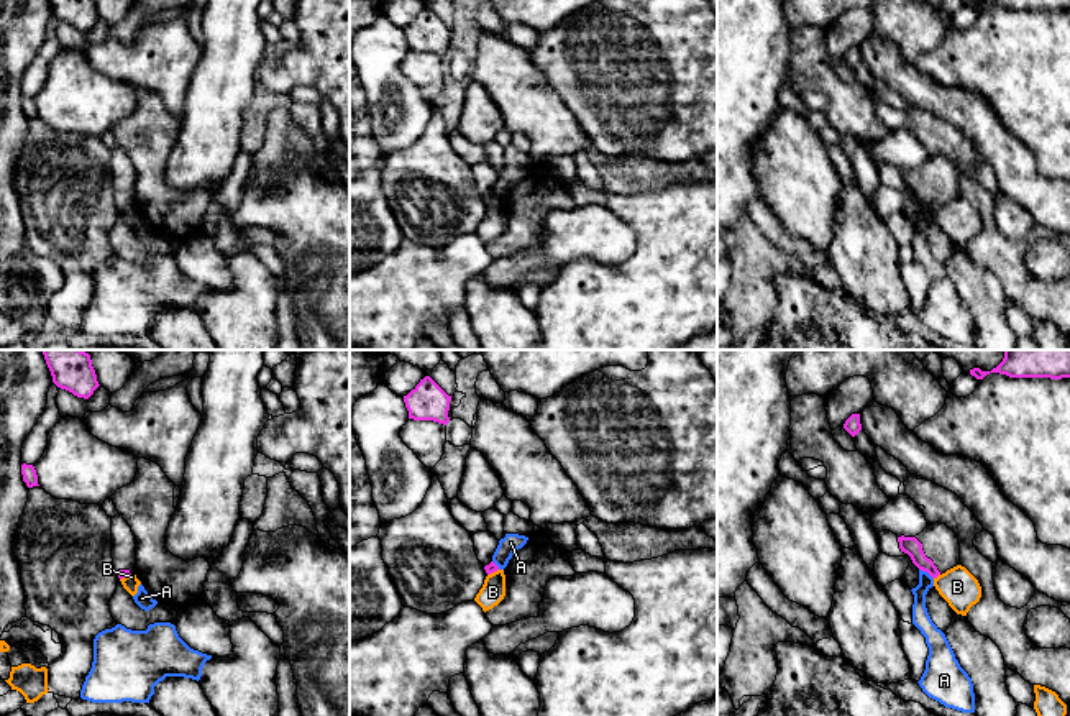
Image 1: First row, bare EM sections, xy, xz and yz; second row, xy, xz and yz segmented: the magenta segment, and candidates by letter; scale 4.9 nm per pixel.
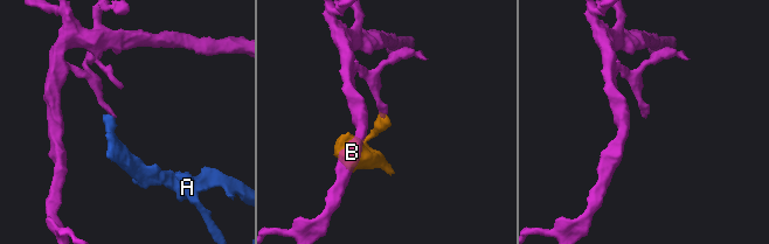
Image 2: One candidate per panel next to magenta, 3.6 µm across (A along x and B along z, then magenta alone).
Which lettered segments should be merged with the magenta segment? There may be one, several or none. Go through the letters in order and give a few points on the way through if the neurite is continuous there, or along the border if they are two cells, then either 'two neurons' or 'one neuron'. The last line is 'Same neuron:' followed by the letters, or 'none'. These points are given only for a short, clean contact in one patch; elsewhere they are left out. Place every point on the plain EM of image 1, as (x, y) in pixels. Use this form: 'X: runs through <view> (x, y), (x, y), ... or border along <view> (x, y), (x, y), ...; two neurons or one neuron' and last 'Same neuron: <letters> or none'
A: border along yz (919, 201), (932, 211); two neurons
B: border along yz (939, 206), (934, 211); two neurons
Same neuron: none

